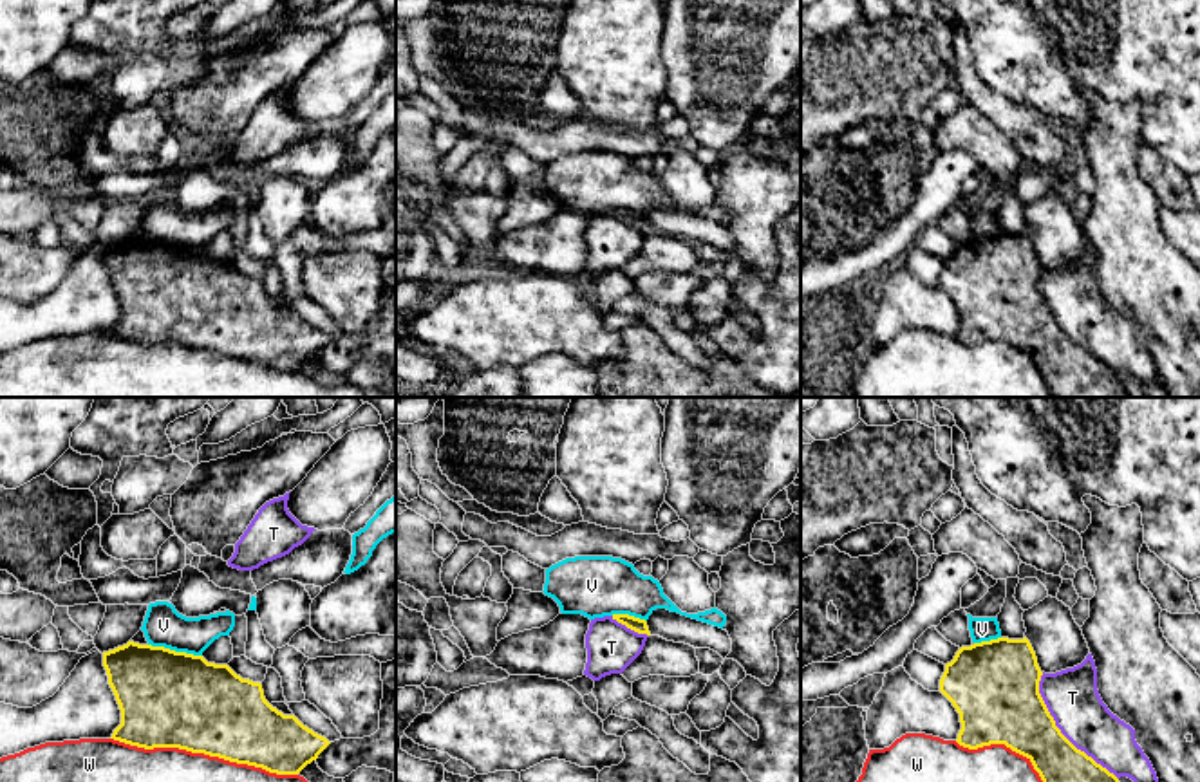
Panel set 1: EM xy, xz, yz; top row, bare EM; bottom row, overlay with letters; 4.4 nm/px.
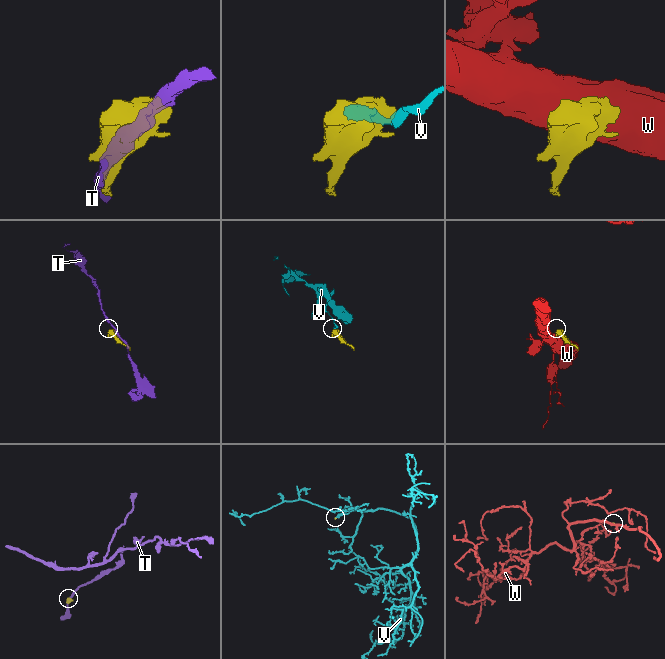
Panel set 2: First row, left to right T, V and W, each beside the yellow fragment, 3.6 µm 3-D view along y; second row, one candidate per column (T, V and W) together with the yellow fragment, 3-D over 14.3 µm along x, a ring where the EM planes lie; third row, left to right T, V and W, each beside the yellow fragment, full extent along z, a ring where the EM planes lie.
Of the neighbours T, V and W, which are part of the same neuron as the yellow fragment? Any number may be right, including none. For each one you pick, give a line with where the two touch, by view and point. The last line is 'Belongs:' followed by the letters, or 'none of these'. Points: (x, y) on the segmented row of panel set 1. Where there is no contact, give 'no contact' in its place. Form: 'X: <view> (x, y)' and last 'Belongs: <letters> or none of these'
Belongs: none of these

